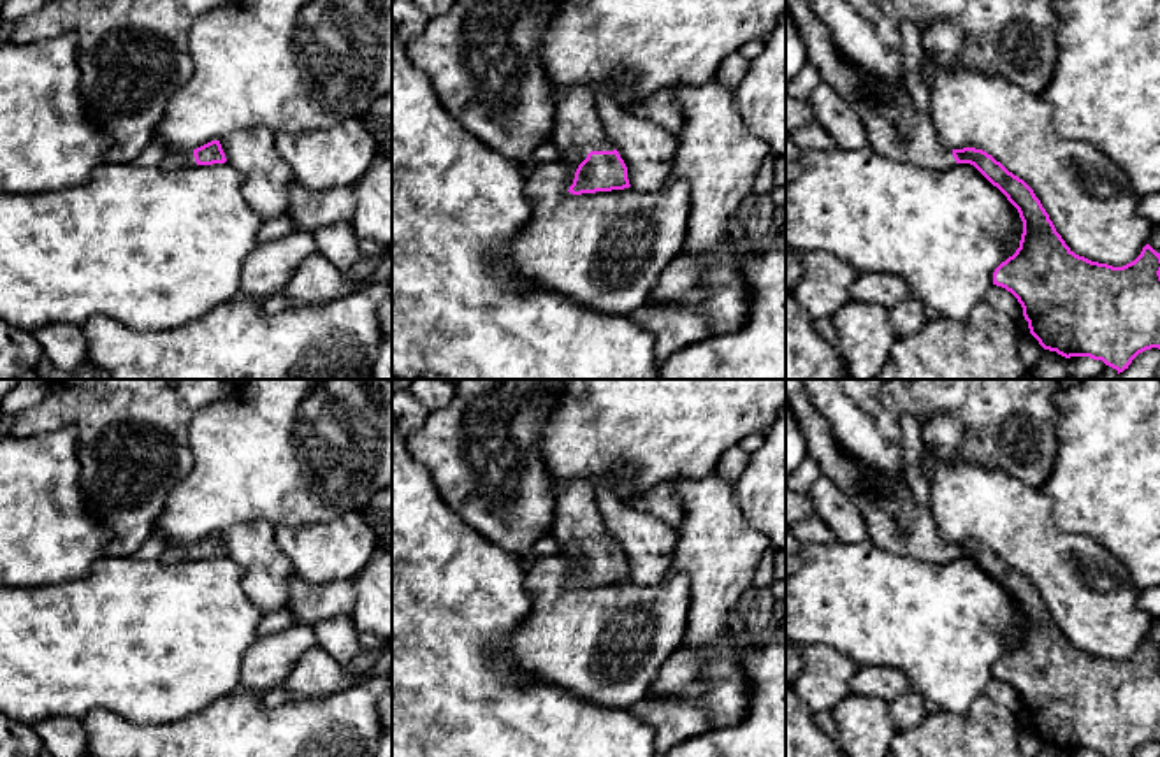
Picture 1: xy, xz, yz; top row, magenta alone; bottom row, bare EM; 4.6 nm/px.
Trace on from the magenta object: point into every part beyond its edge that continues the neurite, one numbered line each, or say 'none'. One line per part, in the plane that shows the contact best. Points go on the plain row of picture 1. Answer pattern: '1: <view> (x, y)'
1: xz (577, 524)

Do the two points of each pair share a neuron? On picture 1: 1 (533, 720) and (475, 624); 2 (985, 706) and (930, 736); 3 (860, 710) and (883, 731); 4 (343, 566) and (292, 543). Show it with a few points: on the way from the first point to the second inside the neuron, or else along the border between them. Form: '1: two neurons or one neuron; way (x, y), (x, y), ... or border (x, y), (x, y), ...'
1: one neuron; way (508, 698), (475, 664), (475, 648)
2: one neuron; way (971, 720), (955, 736), (944, 736)
3: one neuron; way (865, 715), (877, 728)
4: one neuron; way (331, 554), (304, 547)

